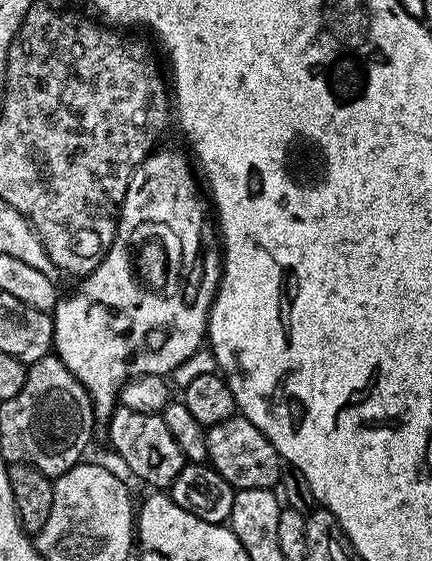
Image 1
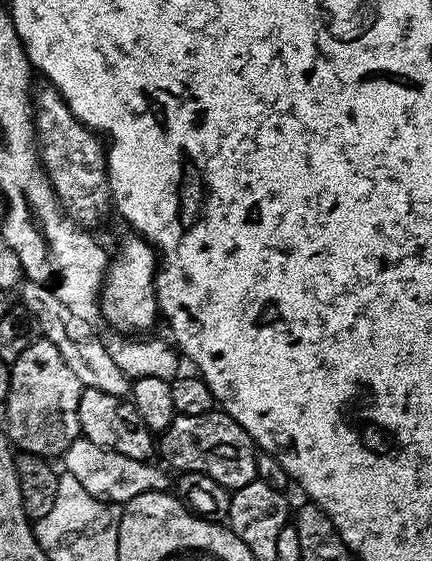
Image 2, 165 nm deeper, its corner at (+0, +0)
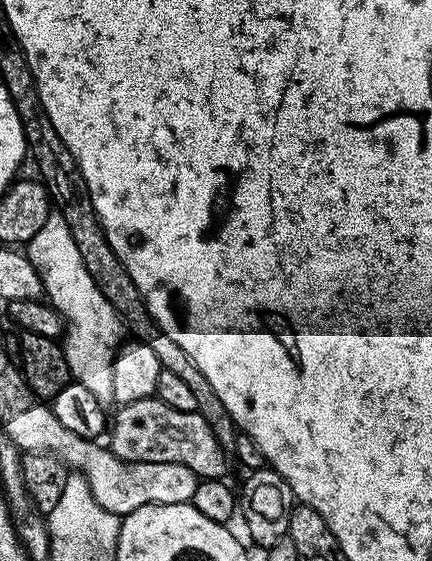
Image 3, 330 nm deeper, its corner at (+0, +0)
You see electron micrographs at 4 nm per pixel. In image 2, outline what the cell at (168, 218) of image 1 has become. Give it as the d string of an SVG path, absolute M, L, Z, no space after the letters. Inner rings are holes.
M131 238L132 240L128 240L124 245L120 248L120 253L115 253L114 259L109 263L107 273L104 277L104 286L100 290L100 310L103 316L103 319L108 319L110 323L113 324L114 327L117 328L117 333L120 334L144 334L147 328L152 328L156 324L156 320L158 321L158 305L156 302L156 286L158 283L158 252L157 249L153 248L151 244L148 243L147 240L143 238Z

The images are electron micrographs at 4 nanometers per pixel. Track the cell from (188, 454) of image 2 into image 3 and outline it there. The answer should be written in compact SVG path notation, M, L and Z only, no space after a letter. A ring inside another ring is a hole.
M155 398L122 404L115 410L116 417L110 420L110 447L118 458L126 462L178 462L190 466L196 476L206 480L219 480L225 475L226 450L199 412L174 410Z

